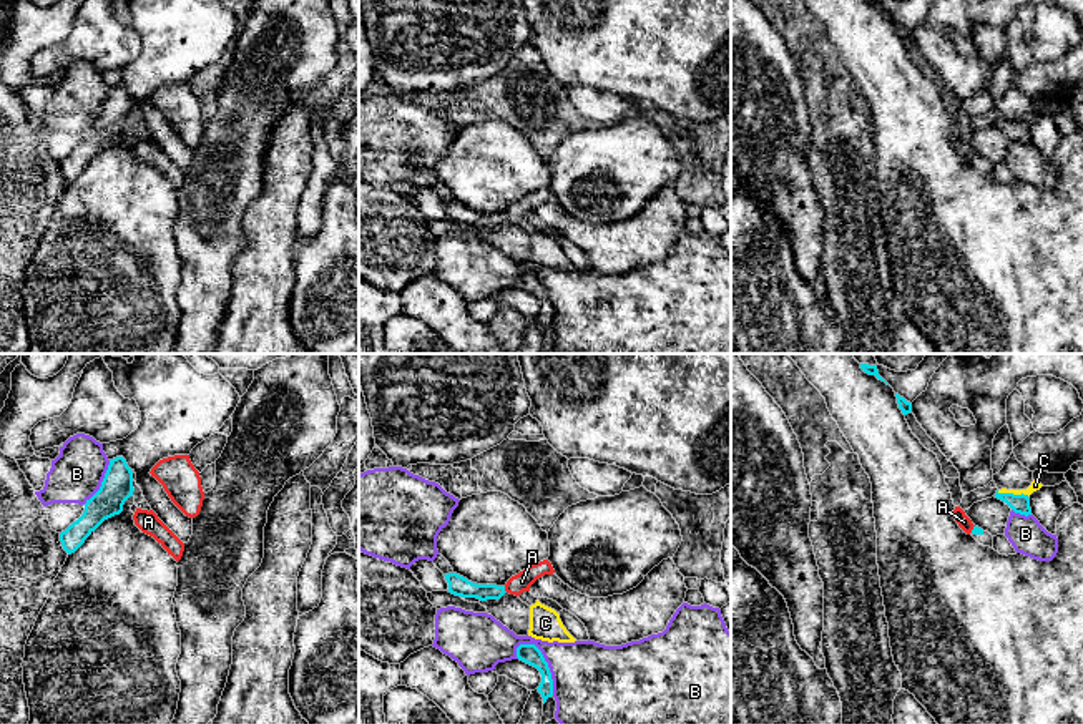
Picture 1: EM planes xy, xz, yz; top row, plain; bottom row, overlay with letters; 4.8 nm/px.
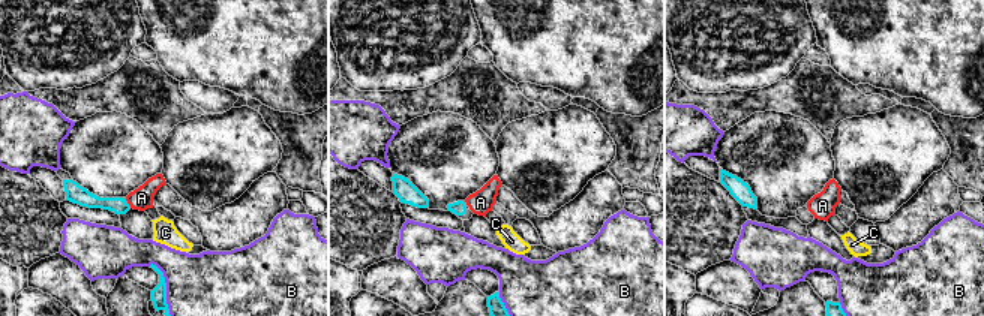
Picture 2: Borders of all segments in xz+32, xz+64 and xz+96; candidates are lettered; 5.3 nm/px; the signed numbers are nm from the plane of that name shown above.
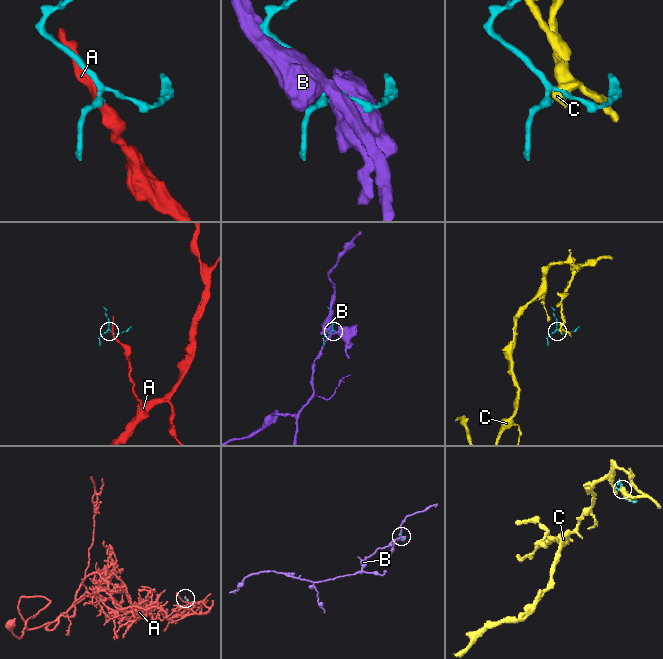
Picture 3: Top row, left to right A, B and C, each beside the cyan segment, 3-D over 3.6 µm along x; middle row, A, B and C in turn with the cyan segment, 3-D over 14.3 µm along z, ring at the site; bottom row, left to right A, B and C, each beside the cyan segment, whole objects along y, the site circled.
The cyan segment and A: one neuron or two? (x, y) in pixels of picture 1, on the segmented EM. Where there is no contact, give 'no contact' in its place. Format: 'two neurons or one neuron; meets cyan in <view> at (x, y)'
two neurons; meets cyan in xz at (504, 590)

